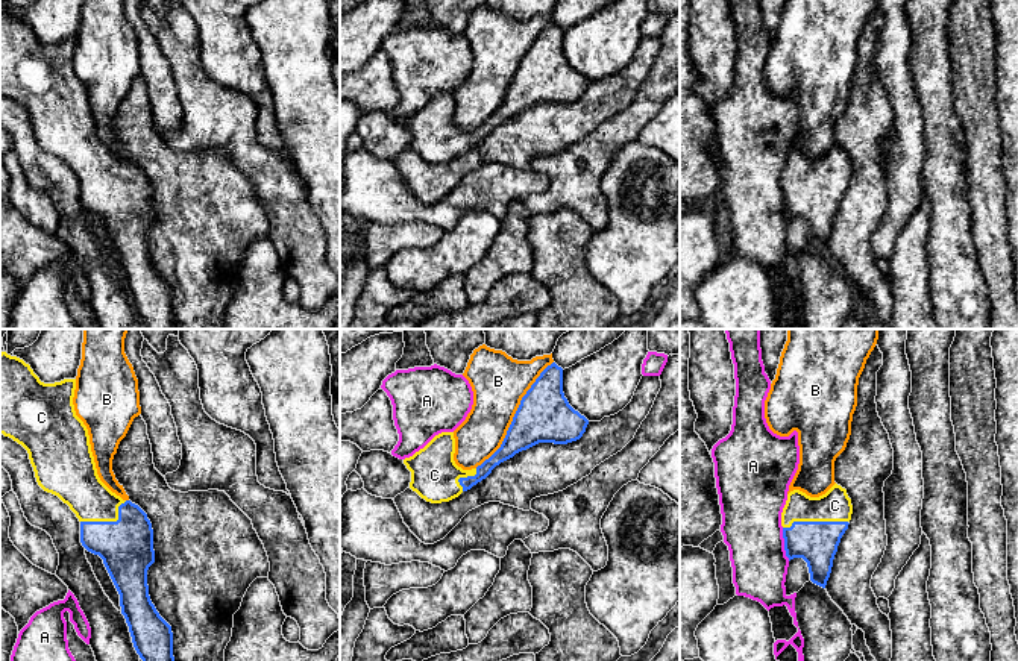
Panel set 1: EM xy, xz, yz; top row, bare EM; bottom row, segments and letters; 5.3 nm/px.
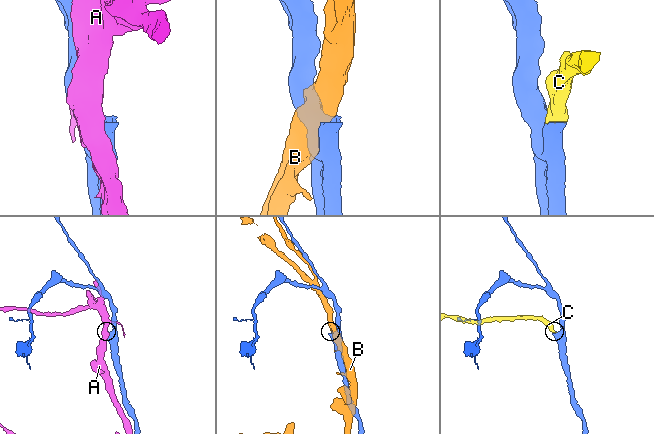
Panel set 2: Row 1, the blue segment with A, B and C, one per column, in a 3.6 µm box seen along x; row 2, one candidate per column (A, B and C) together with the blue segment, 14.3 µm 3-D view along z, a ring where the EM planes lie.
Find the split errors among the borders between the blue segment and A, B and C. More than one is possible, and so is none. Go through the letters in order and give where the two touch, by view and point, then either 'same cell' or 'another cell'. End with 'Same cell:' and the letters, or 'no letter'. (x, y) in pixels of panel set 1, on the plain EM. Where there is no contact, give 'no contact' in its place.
A: yz (785, 205) | another cell
B: xz (515, 76) | another cell
C: yz (815, 182) | same cell
Same cell: C

